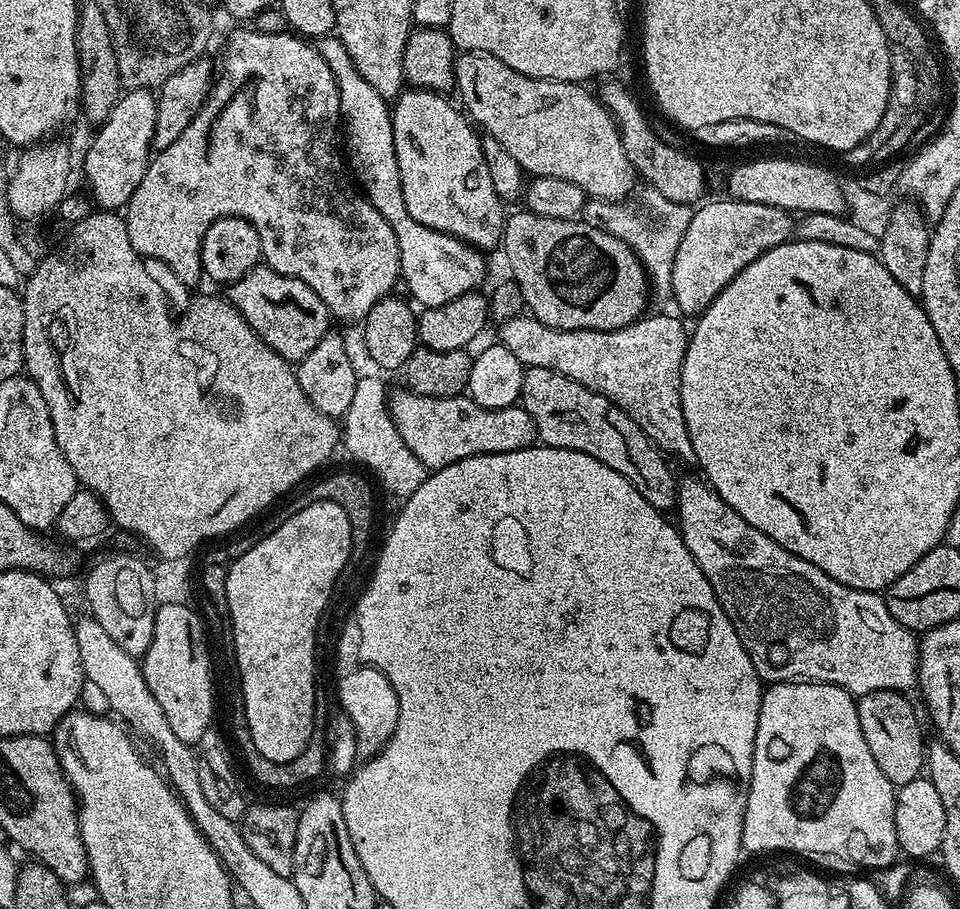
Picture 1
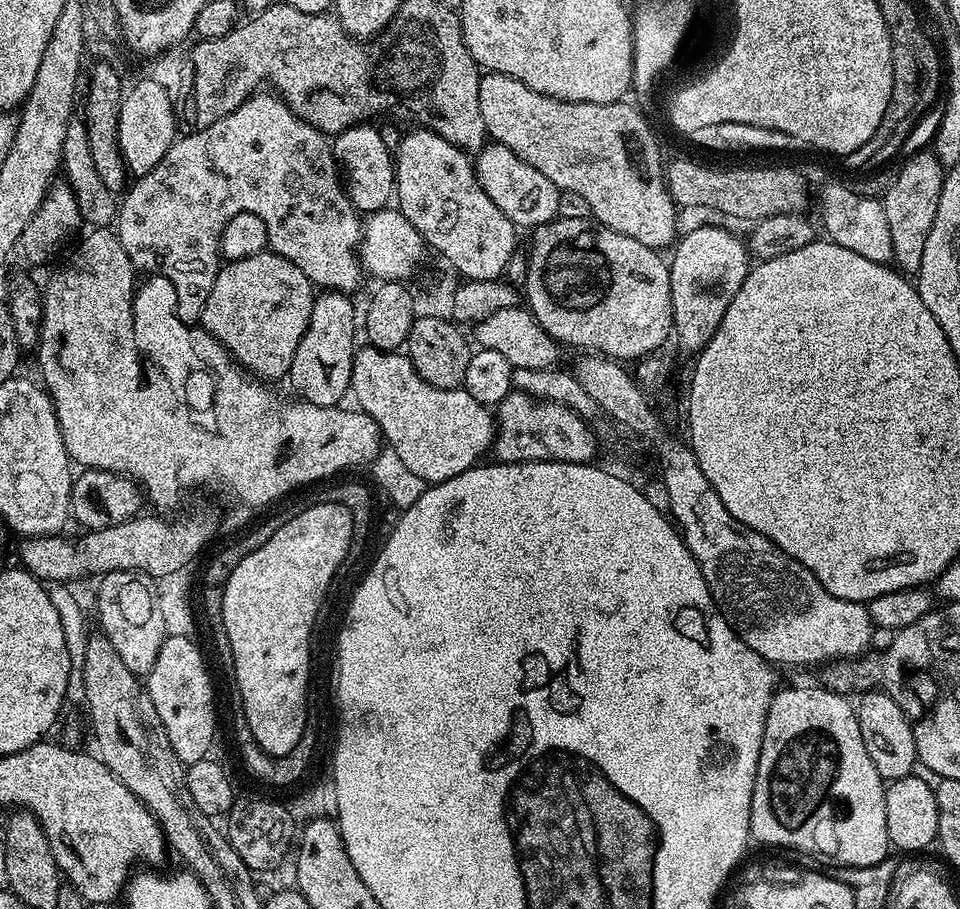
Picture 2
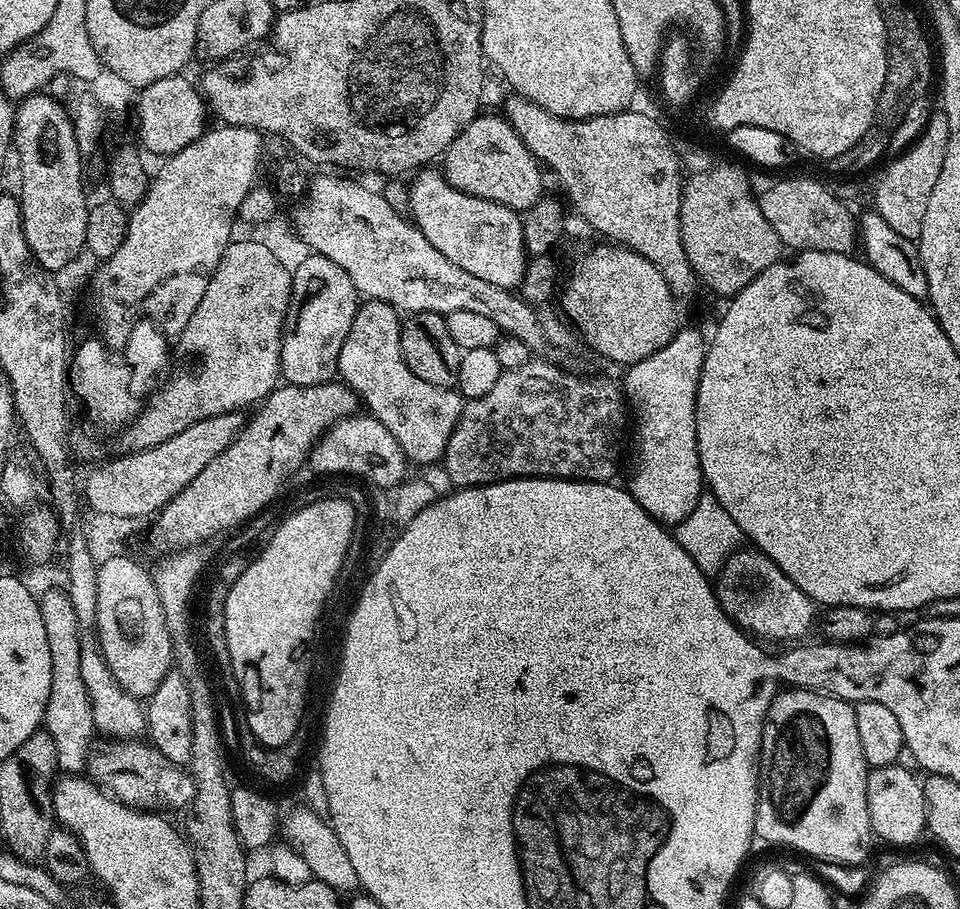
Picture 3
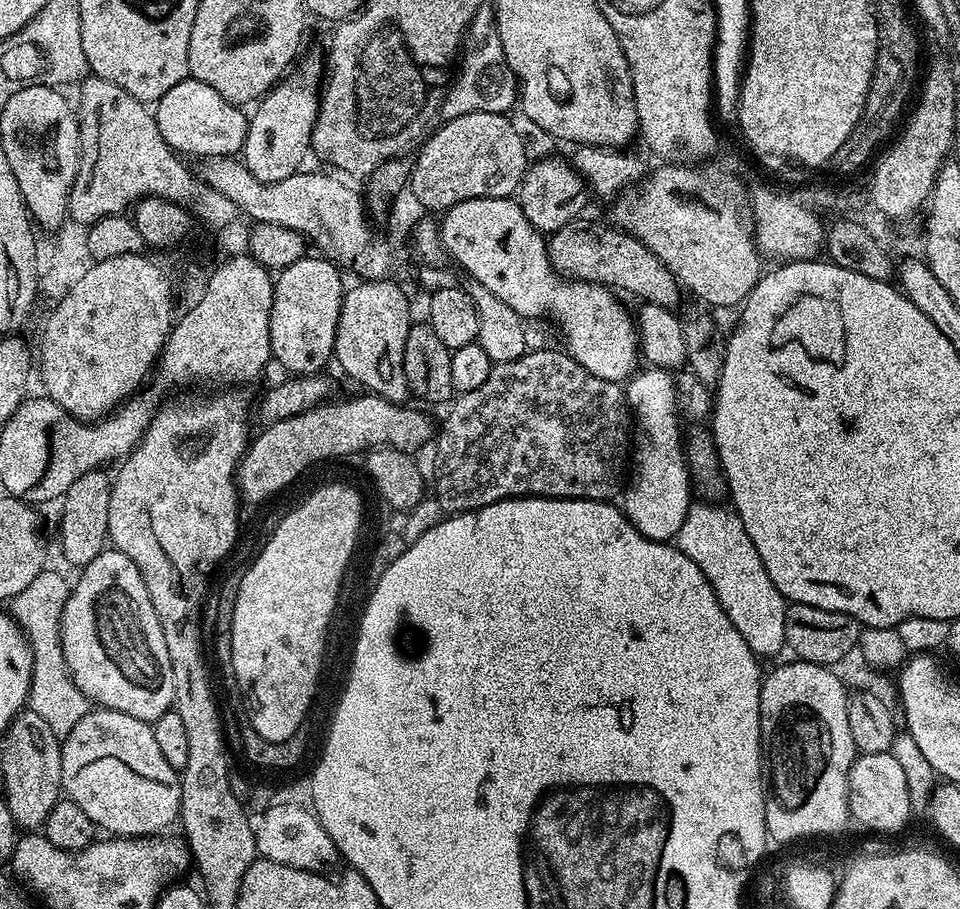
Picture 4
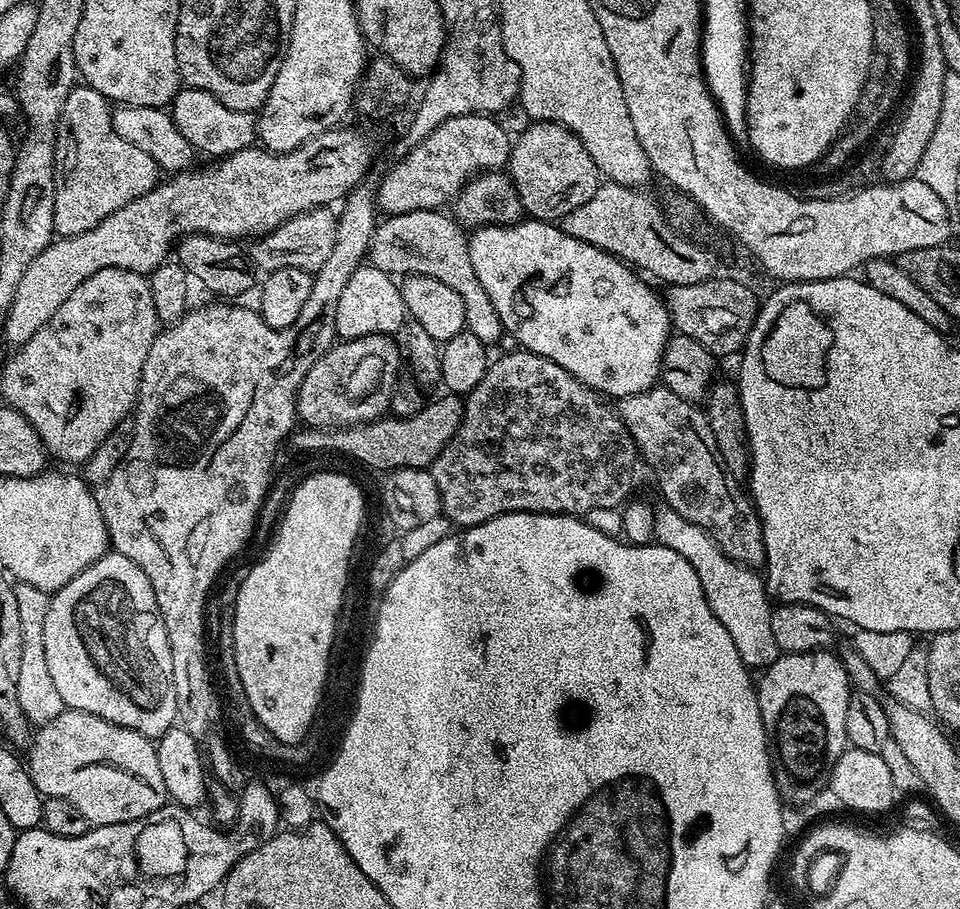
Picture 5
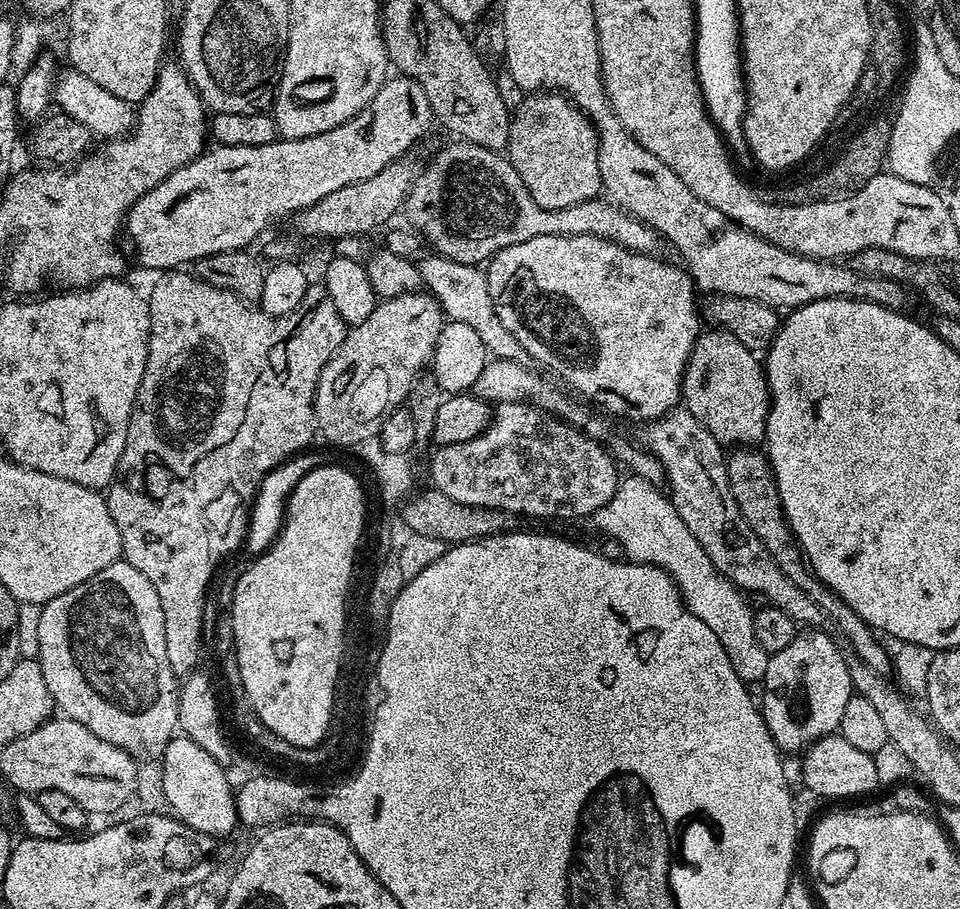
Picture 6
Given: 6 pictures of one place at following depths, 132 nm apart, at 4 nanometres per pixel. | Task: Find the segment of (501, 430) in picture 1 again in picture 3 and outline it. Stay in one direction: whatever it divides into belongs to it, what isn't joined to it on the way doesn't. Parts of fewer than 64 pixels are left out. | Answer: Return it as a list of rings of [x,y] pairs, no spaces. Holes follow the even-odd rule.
[[[365,299],[356,309],[350,334],[346,334],[346,342],[342,342],[342,354],[338,358],[338,376],[343,383],[356,391],[363,407],[364,404],[368,407],[365,409],[370,415],[378,422],[382,422],[382,426],[386,426],[390,434],[394,434],[394,442],[402,446],[405,461],[432,464],[436,460],[437,463],[443,461],[448,439],[459,421],[466,401],[456,388],[430,386],[430,382],[422,382],[422,378],[418,378],[418,374],[414,374],[414,370],[406,366],[400,341],[401,323],[401,313],[391,304],[381,300]]]

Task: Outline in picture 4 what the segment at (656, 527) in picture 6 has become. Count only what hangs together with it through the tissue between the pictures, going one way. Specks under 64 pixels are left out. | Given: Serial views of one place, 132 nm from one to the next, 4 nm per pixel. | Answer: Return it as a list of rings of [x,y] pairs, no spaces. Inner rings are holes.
[[[696,502],[682,522],[682,530],[674,537],[679,548],[710,582],[726,618],[734,622],[734,630],[746,638],[746,646],[758,658],[776,656],[786,648],[786,601],[784,595],[770,582],[750,534],[742,526],[739,516],[731,507],[720,502]]]

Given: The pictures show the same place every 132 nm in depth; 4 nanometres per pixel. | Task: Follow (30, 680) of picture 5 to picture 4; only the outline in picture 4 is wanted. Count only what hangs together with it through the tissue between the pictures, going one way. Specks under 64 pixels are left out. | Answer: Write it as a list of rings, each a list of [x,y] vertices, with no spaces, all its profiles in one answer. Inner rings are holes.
[[[45,568],[10,602],[10,614],[23,629],[32,651],[32,680],[27,707],[29,711],[41,715],[61,740],[90,710],[90,702],[73,682],[61,650],[60,620],[70,592],[69,581],[66,582],[60,573],[51,568]]]

